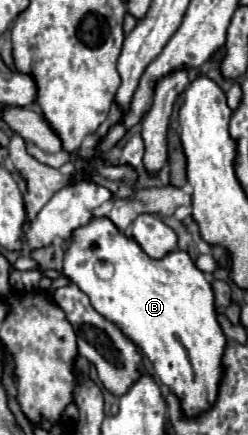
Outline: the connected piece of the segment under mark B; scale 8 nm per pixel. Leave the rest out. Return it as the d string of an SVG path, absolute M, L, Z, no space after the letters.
M92 218L86 226L80 226L72 234L72 242L66 248L62 274L74 280L80 290L88 294L96 312L118 324L122 332L148 356L158 380L168 386L174 396L180 396L184 416L200 416L200 412L212 408L216 402L216 392L220 390L220 380L224 378L222 358L228 340L218 322L212 284L186 252L178 250L166 254L162 260L154 260L108 218Z

